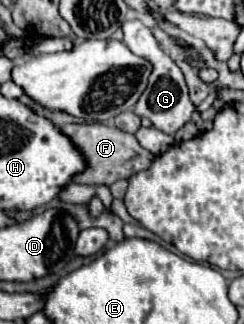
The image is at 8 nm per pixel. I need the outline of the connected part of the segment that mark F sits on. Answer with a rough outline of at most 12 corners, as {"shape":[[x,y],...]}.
{"shape":[[105,124],[59,128],[83,154],[75,184],[111,186],[155,156]]}

